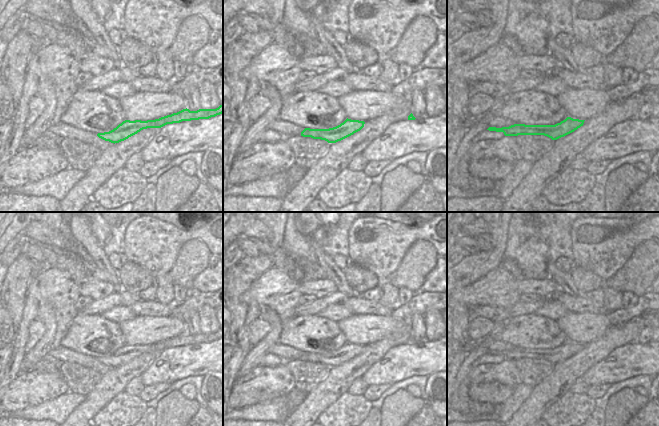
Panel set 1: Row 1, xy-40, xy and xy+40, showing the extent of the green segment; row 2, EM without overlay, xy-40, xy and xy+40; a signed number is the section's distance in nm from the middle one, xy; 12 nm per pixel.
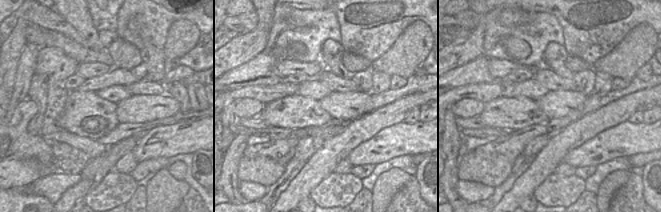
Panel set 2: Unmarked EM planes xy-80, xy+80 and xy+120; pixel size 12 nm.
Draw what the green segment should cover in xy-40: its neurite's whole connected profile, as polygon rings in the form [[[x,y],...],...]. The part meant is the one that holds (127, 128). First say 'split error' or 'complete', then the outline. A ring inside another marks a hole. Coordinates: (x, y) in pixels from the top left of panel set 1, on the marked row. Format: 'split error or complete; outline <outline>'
complete; outline [[[220,105],[216,109],[199,109],[197,111],[190,111],[186,108],[177,113],[173,113],[155,120],[125,120],[113,130],[104,133],[98,133],[97,136],[105,141],[109,141],[115,144],[128,139],[143,129],[161,128],[167,124],[180,123],[182,121],[209,119],[222,113],[223,105]]]

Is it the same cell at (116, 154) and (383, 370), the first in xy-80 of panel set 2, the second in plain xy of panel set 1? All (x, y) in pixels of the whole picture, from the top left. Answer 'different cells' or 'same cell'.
different cells

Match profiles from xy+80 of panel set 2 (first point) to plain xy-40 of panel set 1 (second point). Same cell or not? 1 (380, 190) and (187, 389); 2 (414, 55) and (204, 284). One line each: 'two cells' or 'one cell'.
1: two cells
2: two cells

